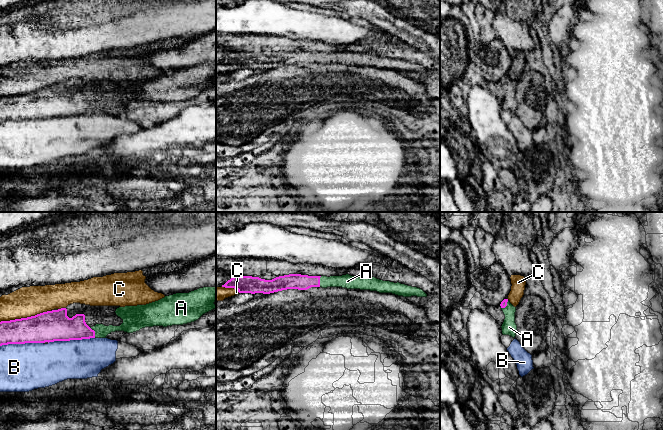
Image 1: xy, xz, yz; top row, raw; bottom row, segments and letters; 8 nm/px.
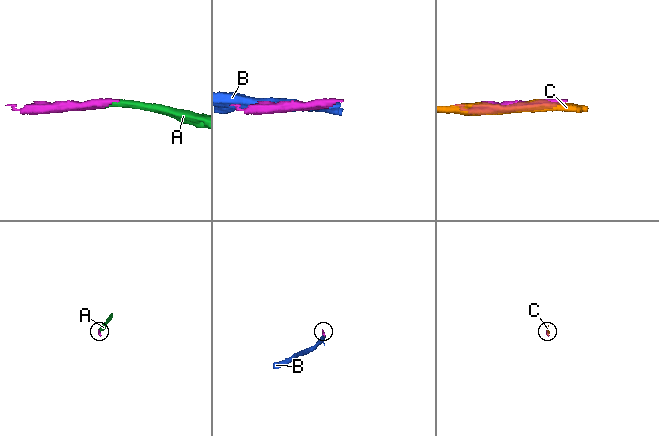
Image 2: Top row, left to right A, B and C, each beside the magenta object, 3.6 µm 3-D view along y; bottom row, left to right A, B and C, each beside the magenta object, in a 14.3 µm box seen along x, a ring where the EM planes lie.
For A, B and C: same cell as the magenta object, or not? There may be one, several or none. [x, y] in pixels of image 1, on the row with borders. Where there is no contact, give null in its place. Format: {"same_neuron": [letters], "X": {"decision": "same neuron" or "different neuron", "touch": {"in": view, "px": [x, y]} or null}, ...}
{"same_neuron": ["A"], "A": {"decision": "same neuron", "touch": {"in": "xy", "px": [94, 332]}}, "B": {"decision": "different neuron", "touch": {"in": "xy", "px": [71, 339]}}, "C": {"decision": "different neuron", "touch": {"in": "xy", "px": [25, 318]}}}

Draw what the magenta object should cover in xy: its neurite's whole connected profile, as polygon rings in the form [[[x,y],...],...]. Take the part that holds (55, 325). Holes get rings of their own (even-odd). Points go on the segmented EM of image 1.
[[[203,287],[189,293],[176,293],[173,295],[165,296],[164,298],[146,304],[137,306],[125,306],[116,309],[115,313],[123,320],[120,326],[105,326],[103,324],[96,324],[93,327],[89,327],[85,322],[84,314],[76,314],[72,318],[67,316],[67,309],[61,308],[58,310],[52,310],[37,314],[35,316],[15,319],[10,321],[0,322],[0,346],[8,344],[25,344],[25,343],[45,343],[54,341],[70,341],[70,340],[82,340],[90,338],[106,338],[108,334],[115,331],[124,331],[127,333],[133,333],[139,331],[145,327],[153,326],[172,326],[183,325],[198,320],[203,314],[216,308],[214,302],[216,301],[216,287]]]

